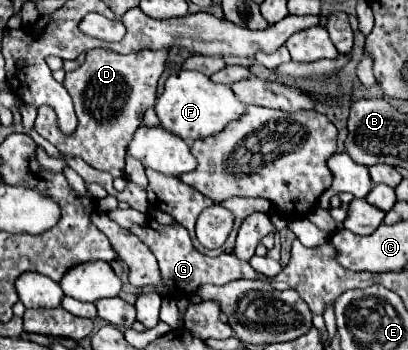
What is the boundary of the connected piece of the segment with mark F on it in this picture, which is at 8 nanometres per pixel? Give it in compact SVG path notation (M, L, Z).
M181 70L167 78L165 92L157 98L155 112L163 128L177 134L185 142L195 142L219 134L231 120L239 118L245 112L245 106L237 100L229 86L215 84L205 74Z

